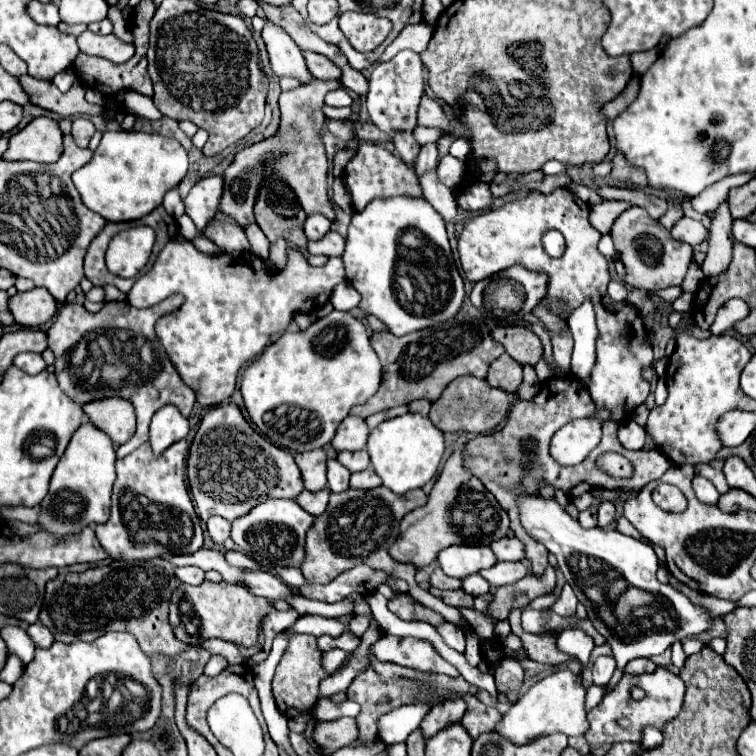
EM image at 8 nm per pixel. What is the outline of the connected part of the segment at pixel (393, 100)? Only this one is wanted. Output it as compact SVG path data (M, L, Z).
M412 50L398 52L390 62L376 64L370 76L370 92L366 96L366 106L372 122L390 136L400 158L408 168L416 168L416 156L420 152L420 144L412 136L416 122L416 112L420 106L420 98L424 94L424 76L422 76L422 60Z

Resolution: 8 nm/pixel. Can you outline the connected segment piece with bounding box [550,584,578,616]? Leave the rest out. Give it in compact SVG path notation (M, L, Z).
M564 584L564 590L562 590L562 593L550 610L560 616L572 616L576 612L576 604L578 604L576 594L572 592L570 584Z

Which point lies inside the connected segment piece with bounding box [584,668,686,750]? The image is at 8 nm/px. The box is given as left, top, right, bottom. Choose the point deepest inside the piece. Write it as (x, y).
(618, 718)

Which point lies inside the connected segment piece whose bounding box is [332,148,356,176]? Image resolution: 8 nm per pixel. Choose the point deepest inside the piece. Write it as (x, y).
(343, 156)

